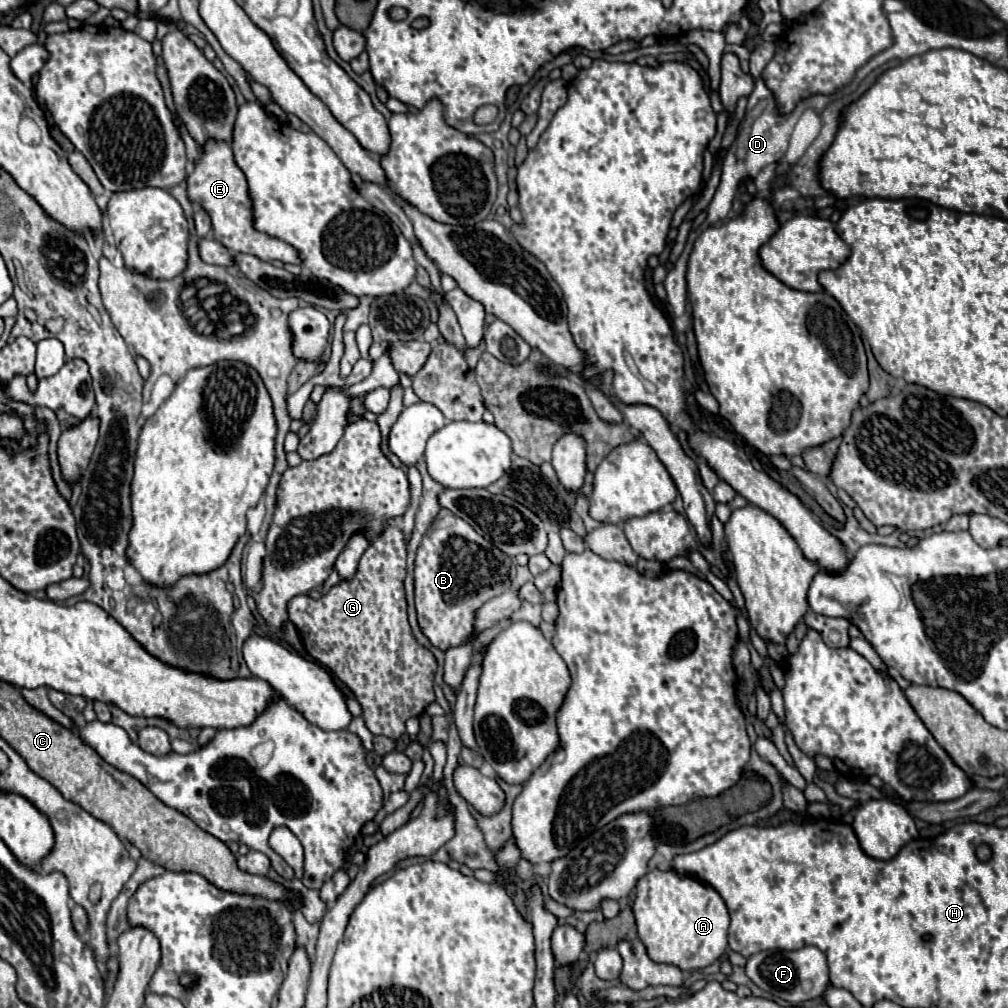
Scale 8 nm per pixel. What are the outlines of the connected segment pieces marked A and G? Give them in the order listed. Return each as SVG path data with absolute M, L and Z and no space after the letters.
M655 869L635 887L633 913L637 917L639 939L649 957L657 963L671 963L679 969L701 969L717 961L727 949L729 911L723 897L707 883L695 877L671 875Z
M391 523L367 547L351 581L341 581L333 585L321 599L303 595L295 597L289 603L289 619L295 625L307 653L321 667L329 669L343 685L351 689L353 697L361 705L365 727L373 735L385 735L391 739L399 739L405 733L405 721L411 715L421 715L423 709L435 699L433 675L437 669L437 661L431 655L431 651L421 647L411 635L411 627L407 623L407 601L403 591L403 579L405 579L405 535L395 523Z

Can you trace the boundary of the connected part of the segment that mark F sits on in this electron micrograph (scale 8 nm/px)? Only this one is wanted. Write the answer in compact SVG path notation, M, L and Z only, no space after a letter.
M803 947L803 949L797 949L797 951L775 949L775 951L755 953L747 959L745 973L759 989L771 993L777 999L793 1003L793 1005L799 1005L801 1001L821 997L825 987L829 985L827 959L817 947Z

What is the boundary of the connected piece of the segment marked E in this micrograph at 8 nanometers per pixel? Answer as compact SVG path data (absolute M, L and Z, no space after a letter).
M207 139L199 147L199 159L193 165L193 171L187 175L187 197L191 203L197 203L211 217L215 239L235 253L249 253L261 261L283 261L283 263L299 263L299 255L295 249L279 239L271 239L253 229L251 217L251 201L247 195L247 181L243 171L239 171L231 147L225 141Z

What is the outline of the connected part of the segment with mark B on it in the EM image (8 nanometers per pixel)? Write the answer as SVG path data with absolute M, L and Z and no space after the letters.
M439 511L415 557L415 609L423 635L441 651L459 647L475 635L475 615L483 603L507 591L517 569L509 555L483 539L469 523Z

